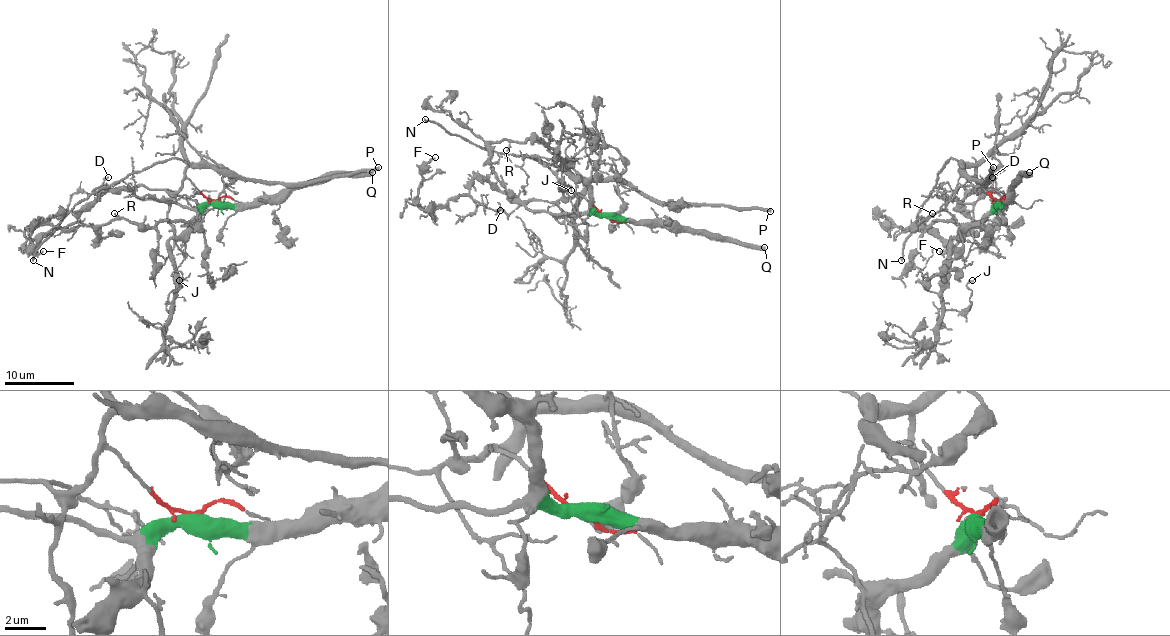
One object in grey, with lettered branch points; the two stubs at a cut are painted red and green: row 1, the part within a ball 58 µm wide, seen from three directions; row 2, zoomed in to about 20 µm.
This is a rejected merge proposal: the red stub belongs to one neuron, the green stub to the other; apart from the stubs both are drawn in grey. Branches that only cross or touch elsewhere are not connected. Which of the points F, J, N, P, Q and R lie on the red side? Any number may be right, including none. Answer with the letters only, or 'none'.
N, P

